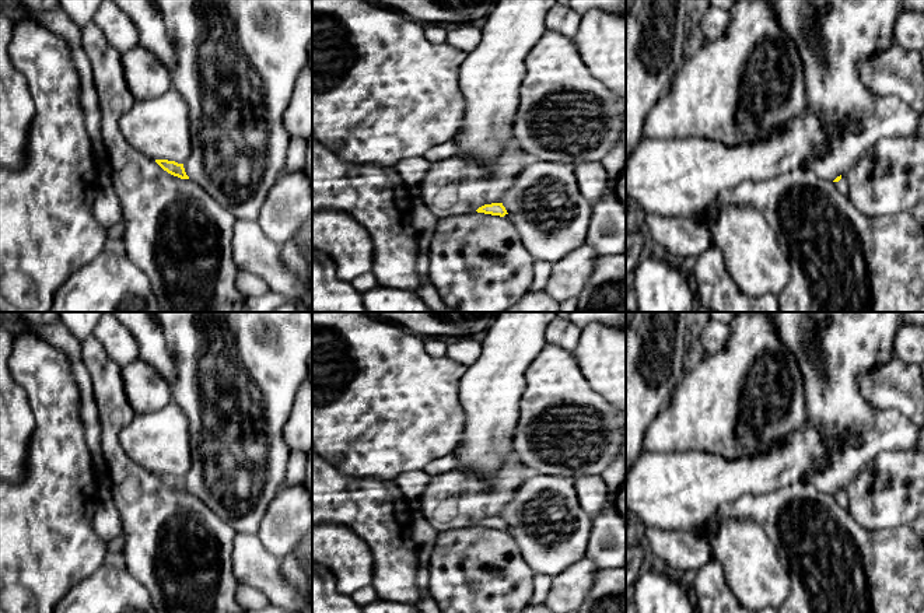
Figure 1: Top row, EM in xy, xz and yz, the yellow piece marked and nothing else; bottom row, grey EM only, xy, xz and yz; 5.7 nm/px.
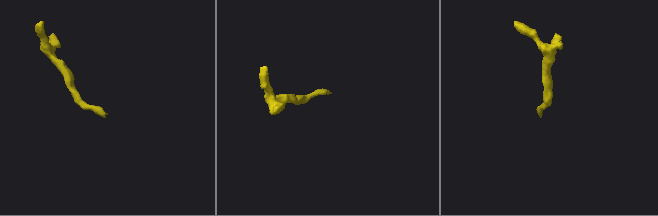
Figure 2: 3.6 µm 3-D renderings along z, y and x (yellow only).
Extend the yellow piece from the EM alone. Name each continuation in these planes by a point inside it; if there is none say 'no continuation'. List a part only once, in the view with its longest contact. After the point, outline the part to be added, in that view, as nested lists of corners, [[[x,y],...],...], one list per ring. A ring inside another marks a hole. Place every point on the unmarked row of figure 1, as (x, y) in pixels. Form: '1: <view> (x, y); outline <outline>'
1: yz (842, 498); outline [[[841,490],[841,493],[839,495],[834,495],[834,498],[841,507],[844,507],[847,509],[848,500],[847,500],[846,490]]]

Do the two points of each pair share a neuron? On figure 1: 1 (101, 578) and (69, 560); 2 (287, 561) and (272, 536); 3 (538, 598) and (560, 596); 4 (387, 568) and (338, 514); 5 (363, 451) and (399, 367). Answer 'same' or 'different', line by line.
1: different
2: different
3: different
4: same
5: same

